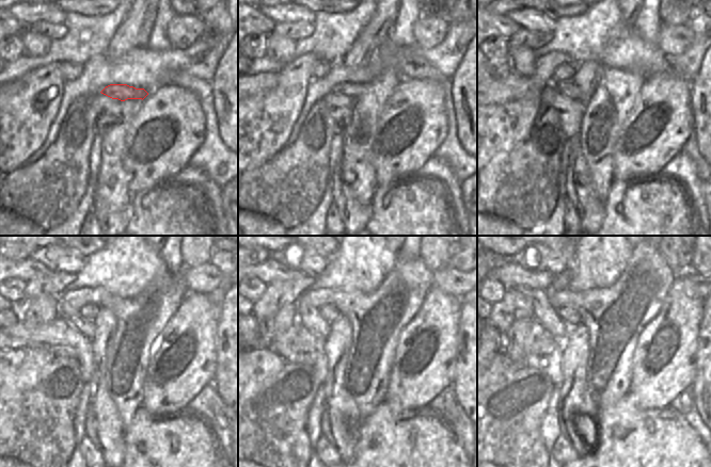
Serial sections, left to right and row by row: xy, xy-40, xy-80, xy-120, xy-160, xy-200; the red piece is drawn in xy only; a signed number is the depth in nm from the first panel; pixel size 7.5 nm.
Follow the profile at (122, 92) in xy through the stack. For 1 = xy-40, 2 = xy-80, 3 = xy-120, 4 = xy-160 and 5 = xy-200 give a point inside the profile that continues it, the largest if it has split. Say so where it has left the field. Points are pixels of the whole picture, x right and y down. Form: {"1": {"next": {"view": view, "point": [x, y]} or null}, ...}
{"1": {"next": {"view": "xy-40", "point": [352, 91]}}, "2": {"next": {"view": "xy-80", "point": [566, 87]}}, "3": {"next": {"view": "xy-120", "point": [84, 326]}}, "4": {"next": {"view": "xy-160", "point": [309, 316]}}, "5": {"next": {"view": "xy-200", "point": [544, 313]}}}

